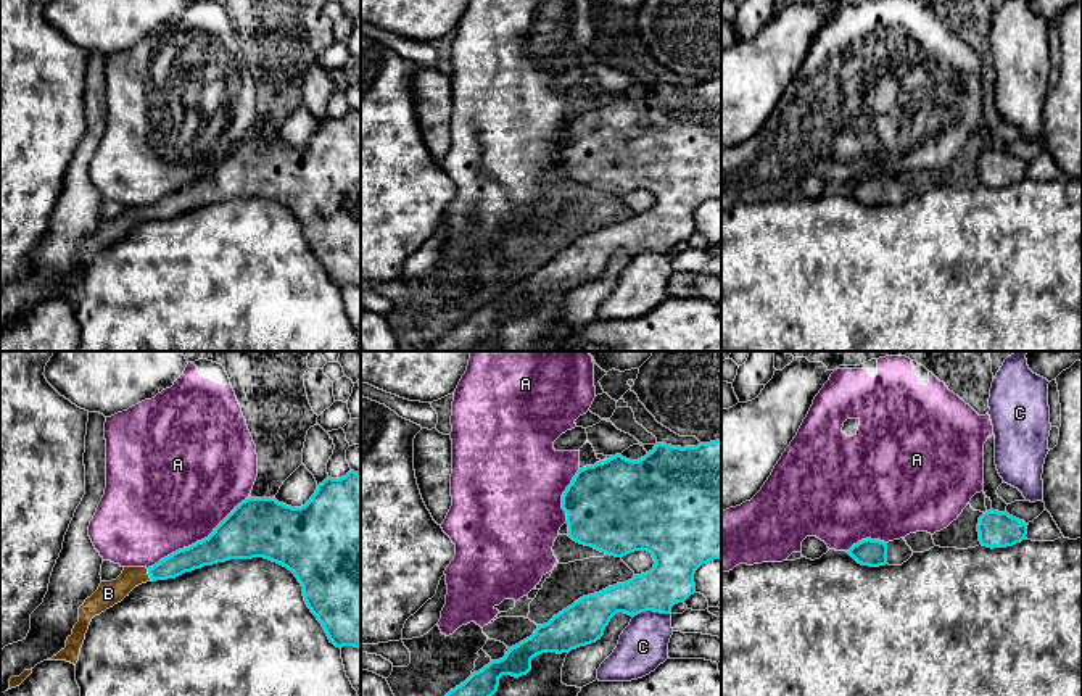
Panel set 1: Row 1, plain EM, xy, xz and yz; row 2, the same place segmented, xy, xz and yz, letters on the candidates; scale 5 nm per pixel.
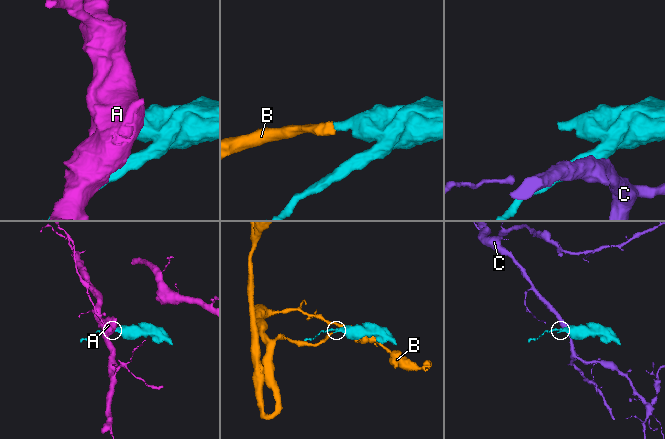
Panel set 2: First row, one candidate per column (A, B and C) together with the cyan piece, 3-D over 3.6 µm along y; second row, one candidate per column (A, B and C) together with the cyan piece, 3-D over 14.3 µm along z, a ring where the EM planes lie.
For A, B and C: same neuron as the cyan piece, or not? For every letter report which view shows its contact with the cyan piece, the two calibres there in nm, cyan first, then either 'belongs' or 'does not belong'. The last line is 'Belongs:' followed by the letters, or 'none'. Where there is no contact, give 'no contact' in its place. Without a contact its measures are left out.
A: contact in xy; calibres 260 and 480 nm; does not belong
B: contact in xy; calibres 120 and 120 nm; belongs
C: contact in xz; calibres 220 and 240 nm; does not belong
Belongs: B

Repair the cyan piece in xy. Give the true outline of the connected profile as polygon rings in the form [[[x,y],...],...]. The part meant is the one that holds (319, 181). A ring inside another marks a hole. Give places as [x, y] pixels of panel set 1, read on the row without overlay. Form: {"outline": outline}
{"outline": [[[349,110],[341,118],[327,116],[301,147],[287,145],[275,137],[250,135],[208,177],[172,192],[153,206],[124,206],[116,219],[101,221],[85,238],[66,287],[47,300],[66,300],[76,304],[92,258],[121,242],[135,226],[176,218],[230,198],[253,197],[264,197],[291,209],[303,226],[308,246],[322,263],[330,282],[340,288],[343,285],[361,288],[361,113]]]}

